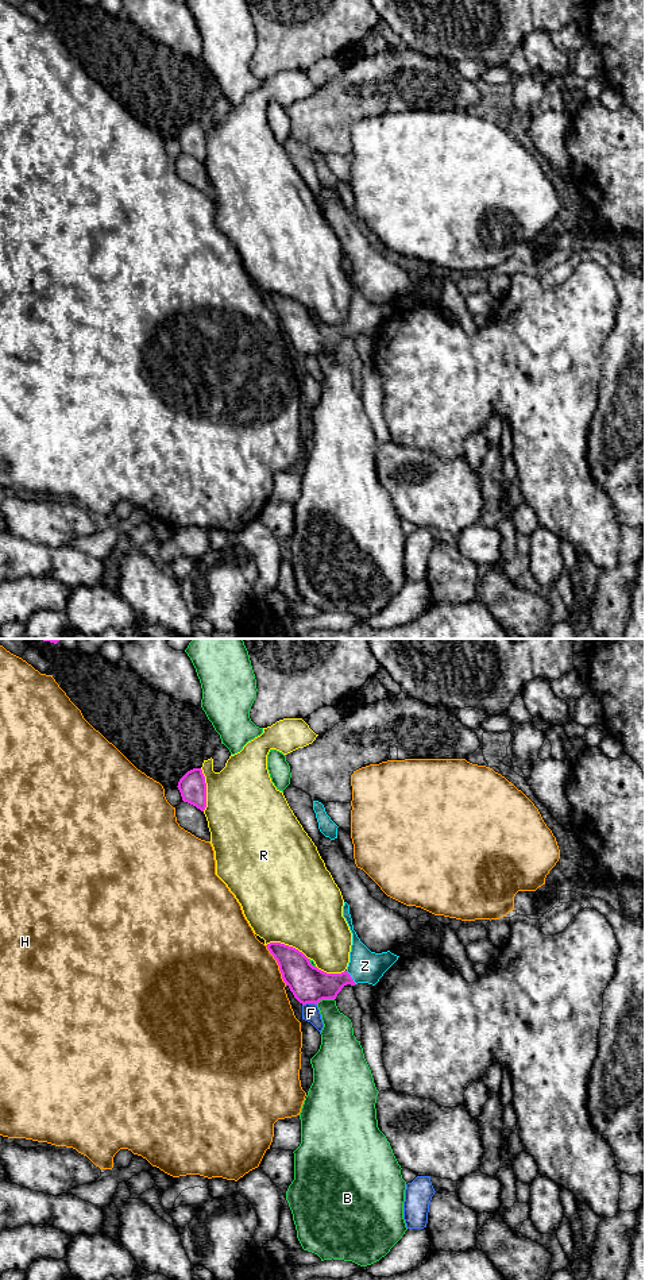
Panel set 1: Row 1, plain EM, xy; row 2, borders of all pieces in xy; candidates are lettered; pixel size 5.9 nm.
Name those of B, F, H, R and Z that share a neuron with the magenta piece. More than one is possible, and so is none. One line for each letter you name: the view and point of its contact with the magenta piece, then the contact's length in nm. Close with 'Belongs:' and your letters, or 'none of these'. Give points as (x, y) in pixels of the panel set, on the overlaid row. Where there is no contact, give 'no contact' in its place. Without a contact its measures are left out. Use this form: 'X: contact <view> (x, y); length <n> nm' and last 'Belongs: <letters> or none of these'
Z: contact xy (351, 978); length 100 nm
Belongs: Z

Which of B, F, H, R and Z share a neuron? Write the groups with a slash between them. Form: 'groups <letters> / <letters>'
groups B / F / H / R / Z

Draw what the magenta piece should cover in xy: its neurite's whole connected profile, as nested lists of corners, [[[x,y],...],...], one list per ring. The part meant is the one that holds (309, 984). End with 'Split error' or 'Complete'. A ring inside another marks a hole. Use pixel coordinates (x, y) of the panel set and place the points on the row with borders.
[[[347,902],[343,906],[343,917],[352,933],[352,945],[348,967],[341,974],[327,974],[313,967],[309,959],[293,946],[281,942],[266,945],[279,965],[283,982],[302,1005],[317,1005],[322,999],[336,999],[347,984],[368,983],[375,986],[399,957],[390,951],[382,953],[371,952],[360,941],[354,930]]]. Split error

